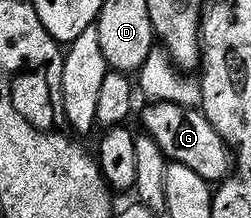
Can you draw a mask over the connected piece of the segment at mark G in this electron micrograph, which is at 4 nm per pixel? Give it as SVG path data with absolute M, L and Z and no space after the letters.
M148 102L143 111L142 130L151 135L164 156L170 162L184 163L197 173L197 177L208 181L222 181L233 167L233 151L223 138L213 129L213 125L203 116L202 110L183 107L181 104Z

